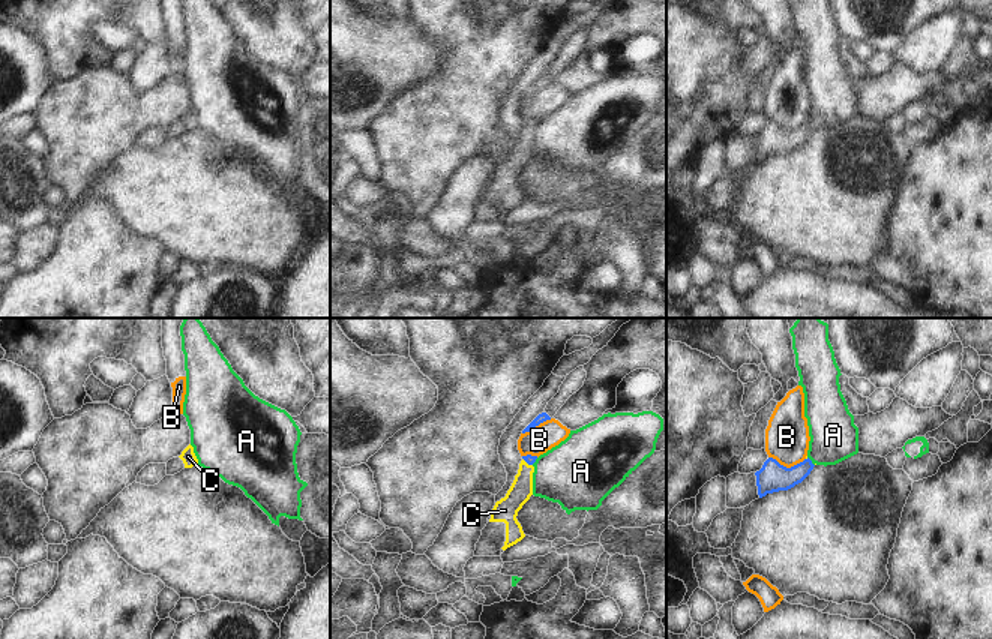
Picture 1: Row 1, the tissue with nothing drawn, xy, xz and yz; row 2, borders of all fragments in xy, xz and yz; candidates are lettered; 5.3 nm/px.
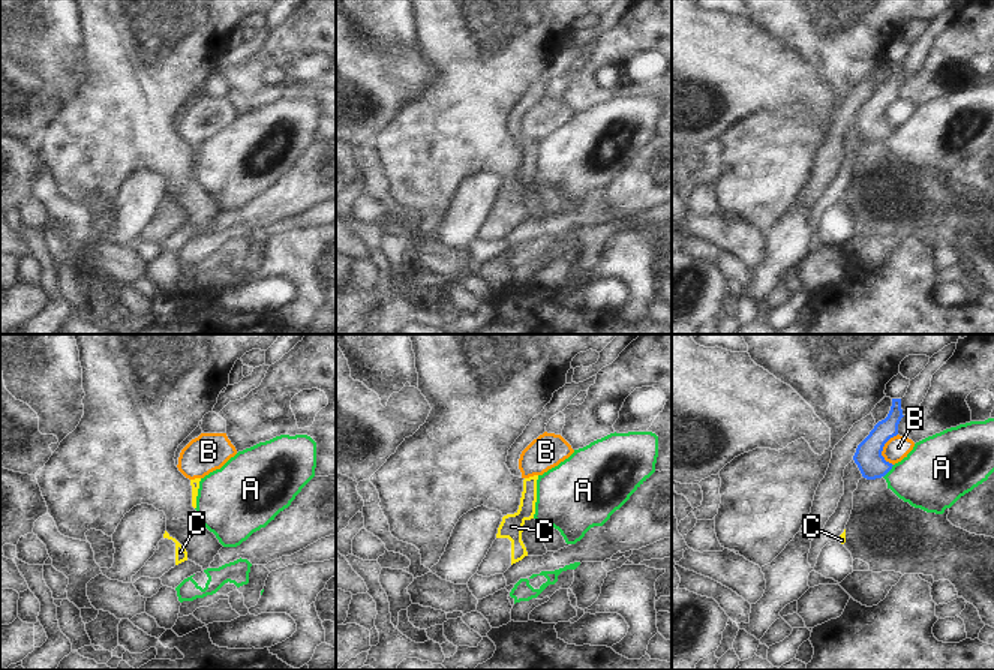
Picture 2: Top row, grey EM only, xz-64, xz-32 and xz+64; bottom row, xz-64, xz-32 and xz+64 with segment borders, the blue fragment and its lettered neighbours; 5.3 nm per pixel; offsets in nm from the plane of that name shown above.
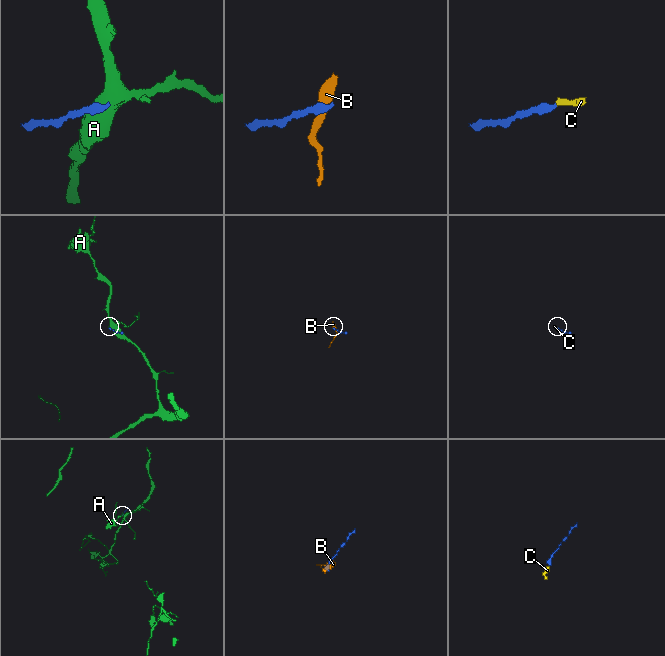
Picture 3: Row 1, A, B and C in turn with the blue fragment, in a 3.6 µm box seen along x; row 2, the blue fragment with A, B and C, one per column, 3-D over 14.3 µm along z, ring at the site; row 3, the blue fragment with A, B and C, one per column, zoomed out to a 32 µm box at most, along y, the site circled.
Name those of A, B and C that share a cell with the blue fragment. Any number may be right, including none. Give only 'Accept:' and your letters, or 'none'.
Accept: C

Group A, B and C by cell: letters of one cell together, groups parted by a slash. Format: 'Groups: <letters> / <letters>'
Groups: A / B / C

